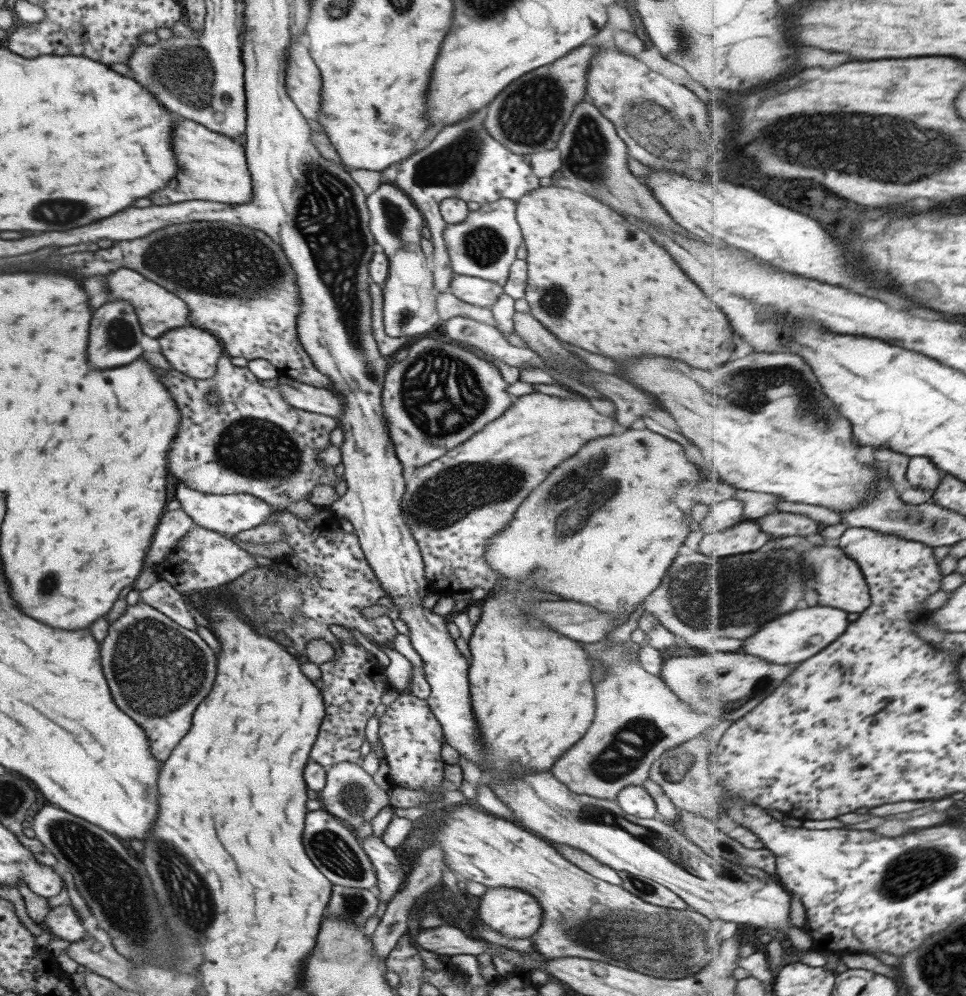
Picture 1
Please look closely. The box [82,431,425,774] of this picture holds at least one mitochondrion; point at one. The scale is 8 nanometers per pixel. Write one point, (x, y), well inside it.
(145, 651)

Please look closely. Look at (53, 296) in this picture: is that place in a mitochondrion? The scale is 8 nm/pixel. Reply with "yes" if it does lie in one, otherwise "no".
no

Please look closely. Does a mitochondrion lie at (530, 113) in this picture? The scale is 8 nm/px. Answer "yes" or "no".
yes

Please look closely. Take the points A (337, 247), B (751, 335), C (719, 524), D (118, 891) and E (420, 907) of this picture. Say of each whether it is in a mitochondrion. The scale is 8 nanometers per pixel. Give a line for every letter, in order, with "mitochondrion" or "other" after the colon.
A: mitochondrion
B: other
C: other
D: mitochondrion
E: other

